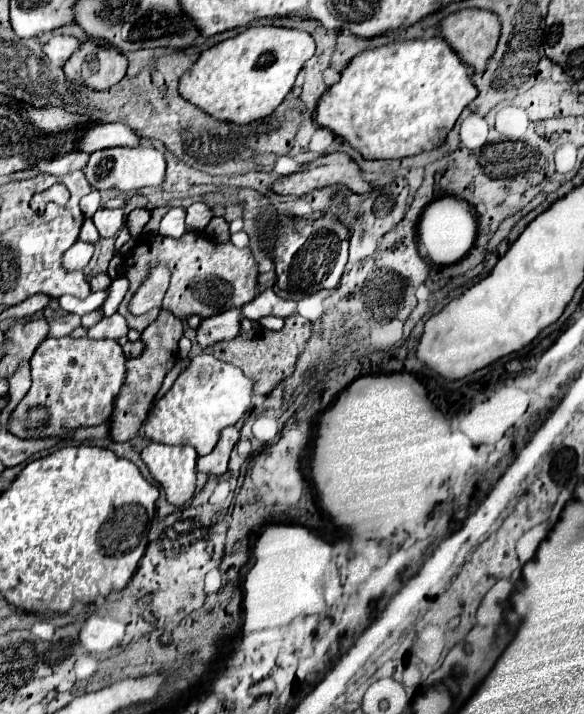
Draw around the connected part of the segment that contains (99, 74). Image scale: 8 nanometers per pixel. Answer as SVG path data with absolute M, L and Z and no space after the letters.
M86 40L64 64L68 80L82 82L92 90L106 90L118 84L126 76L128 60L116 48L100 46L94 40Z

